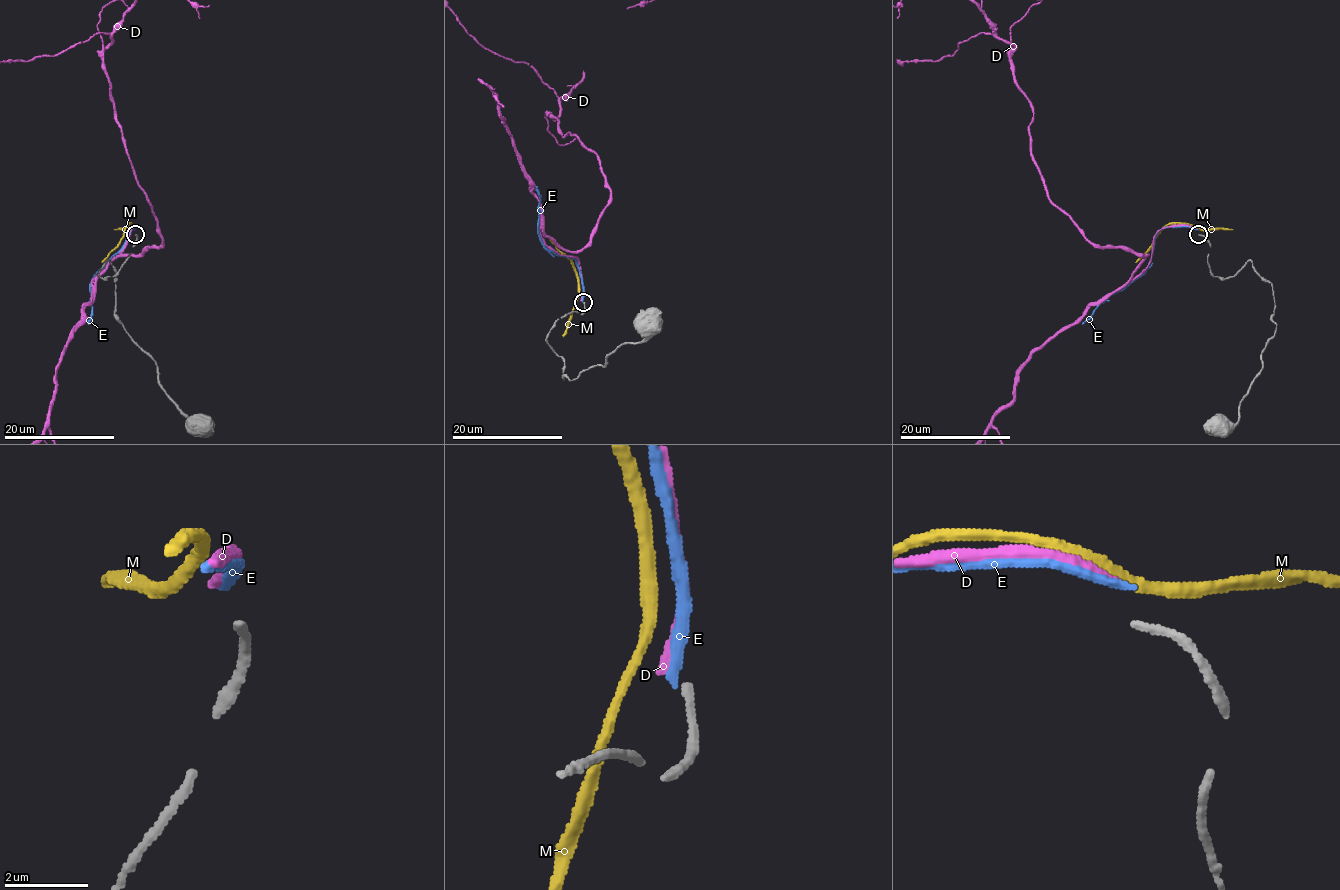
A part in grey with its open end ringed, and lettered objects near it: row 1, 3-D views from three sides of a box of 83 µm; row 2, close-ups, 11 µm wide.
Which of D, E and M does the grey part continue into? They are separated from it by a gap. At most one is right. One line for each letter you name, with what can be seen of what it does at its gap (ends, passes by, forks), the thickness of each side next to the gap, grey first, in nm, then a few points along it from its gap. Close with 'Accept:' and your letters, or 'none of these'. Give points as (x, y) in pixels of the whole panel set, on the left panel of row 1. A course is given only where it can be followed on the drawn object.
Accept: none of these

